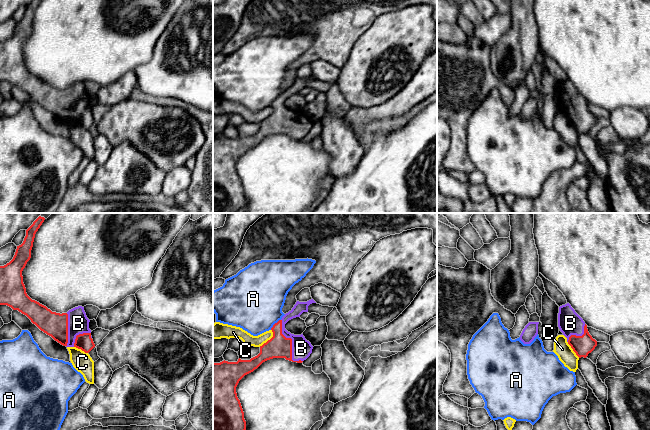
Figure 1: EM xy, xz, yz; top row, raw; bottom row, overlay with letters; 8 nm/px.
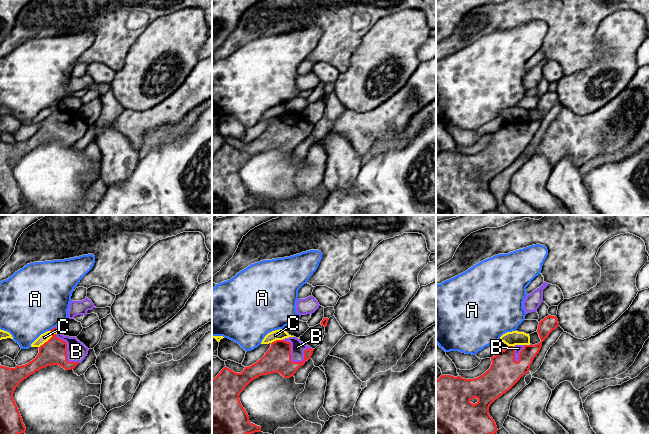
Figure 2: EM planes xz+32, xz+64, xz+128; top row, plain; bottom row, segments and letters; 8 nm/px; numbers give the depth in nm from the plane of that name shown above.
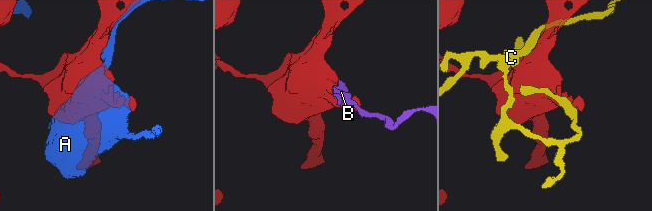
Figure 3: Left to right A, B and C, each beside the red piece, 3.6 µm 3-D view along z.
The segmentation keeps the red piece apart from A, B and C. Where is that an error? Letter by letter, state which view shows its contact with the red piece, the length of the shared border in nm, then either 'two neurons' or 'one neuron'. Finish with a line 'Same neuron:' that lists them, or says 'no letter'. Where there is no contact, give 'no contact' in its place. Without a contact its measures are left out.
A: xz | 120 nm | two neurons
B: xz | 380 nm | one neuron
C: xz | 170 nm | two neurons
Same neuron: B

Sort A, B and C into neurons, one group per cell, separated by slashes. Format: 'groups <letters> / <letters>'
groups A / B / C

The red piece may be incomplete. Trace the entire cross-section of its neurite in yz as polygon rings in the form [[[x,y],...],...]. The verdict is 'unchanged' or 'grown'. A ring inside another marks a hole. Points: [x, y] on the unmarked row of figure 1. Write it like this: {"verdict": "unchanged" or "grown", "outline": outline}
{"verdict": "grown", "outline": [[[569,79],[559,83],[558,103],[579,134],[586,134],[597,122],[597,117],[589,110],[587,101]]]}

